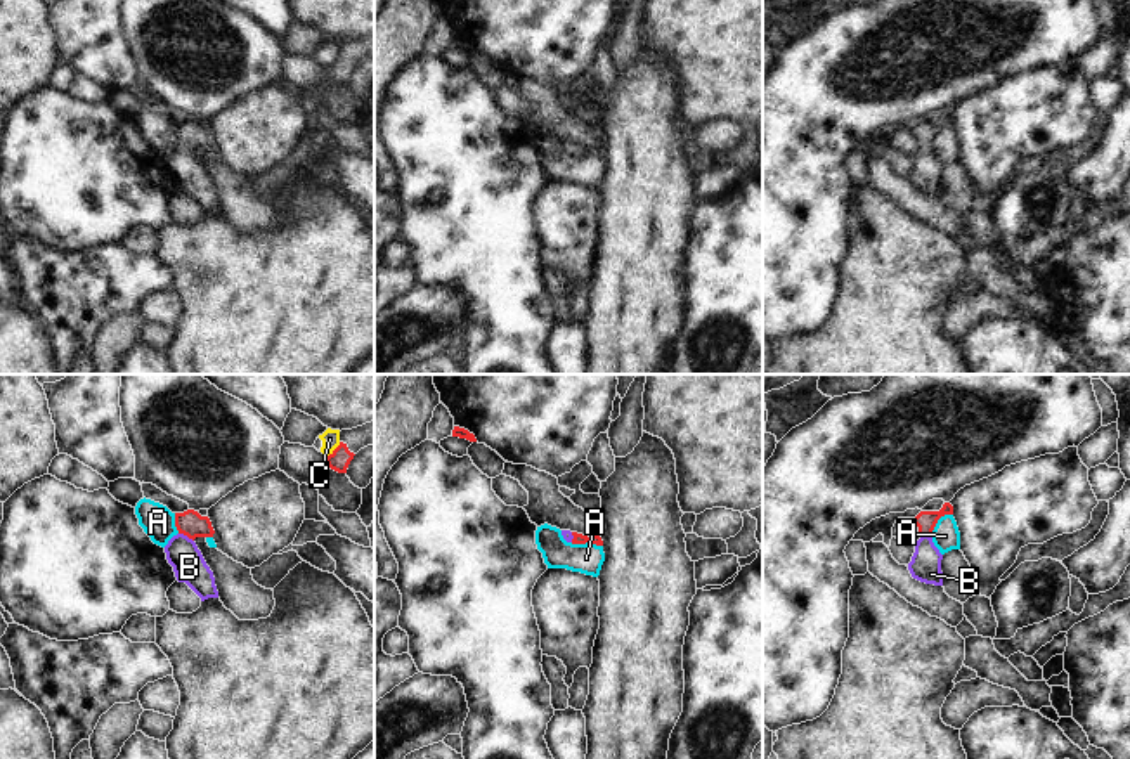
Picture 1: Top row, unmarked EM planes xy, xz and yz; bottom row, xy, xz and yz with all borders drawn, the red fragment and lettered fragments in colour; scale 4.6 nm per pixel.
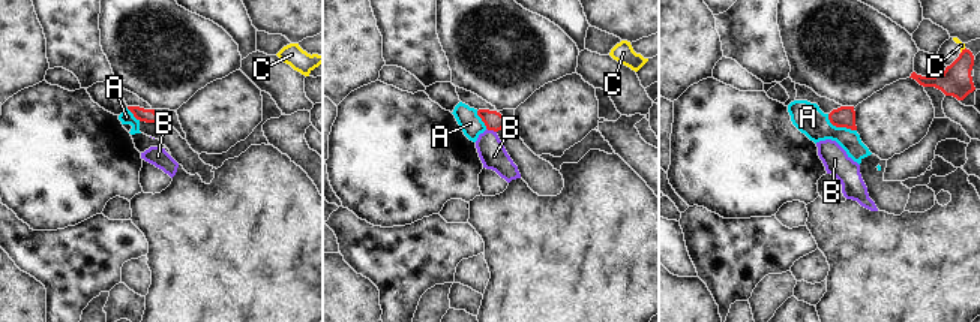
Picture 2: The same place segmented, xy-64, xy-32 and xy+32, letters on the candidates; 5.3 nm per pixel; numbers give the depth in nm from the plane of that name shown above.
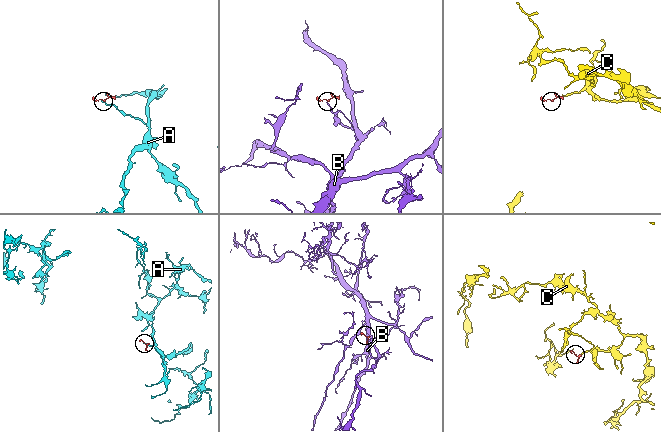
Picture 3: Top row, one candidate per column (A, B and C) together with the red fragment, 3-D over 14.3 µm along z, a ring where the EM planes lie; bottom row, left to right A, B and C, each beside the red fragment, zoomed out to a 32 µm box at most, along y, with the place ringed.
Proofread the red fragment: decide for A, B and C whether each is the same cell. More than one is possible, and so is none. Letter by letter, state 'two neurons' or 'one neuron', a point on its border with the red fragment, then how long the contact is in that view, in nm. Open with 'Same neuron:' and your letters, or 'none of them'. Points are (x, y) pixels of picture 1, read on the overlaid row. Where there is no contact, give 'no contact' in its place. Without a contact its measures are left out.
Same neuron: B
A: two neurons; contact xz (586, 541); length 150 nm
B: one neuron; contact xy (186, 534); length 80 nm
C: two neurons; contact xy (335, 449); length 100 nm

